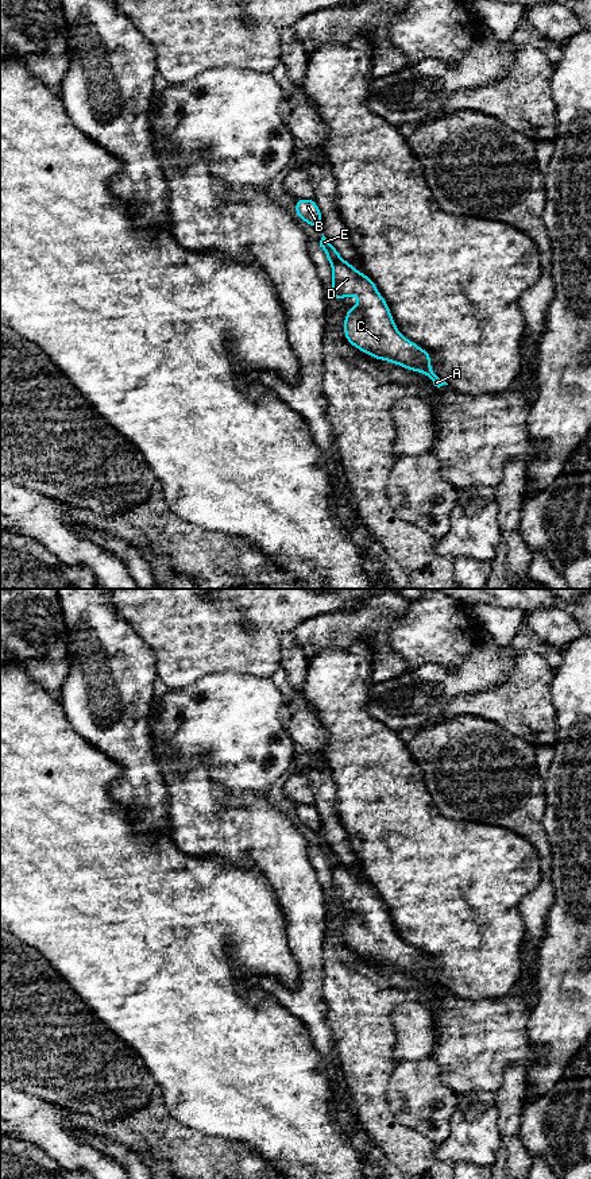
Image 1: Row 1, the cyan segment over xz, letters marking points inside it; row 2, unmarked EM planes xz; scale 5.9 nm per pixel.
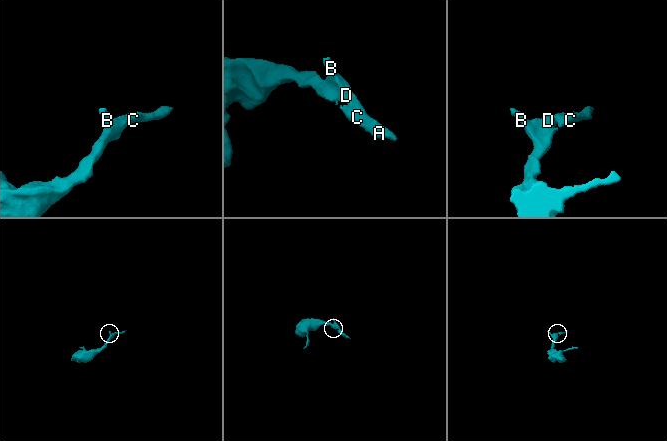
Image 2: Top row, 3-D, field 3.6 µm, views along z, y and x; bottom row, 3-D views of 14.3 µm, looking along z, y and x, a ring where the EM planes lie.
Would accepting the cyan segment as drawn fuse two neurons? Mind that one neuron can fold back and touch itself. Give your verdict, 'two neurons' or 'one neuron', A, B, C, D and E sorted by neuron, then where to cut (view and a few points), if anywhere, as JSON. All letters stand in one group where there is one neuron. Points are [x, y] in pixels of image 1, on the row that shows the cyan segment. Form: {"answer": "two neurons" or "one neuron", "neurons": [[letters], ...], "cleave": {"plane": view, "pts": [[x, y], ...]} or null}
{"answer": "one neuron", "neurons": [["A", "B", "C", "D", "E"]], "cleave": null}

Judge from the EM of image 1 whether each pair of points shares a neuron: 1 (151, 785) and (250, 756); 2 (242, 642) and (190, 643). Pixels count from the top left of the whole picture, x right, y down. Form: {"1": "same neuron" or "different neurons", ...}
{"1": "different neurons", "2": "same neuron"}

